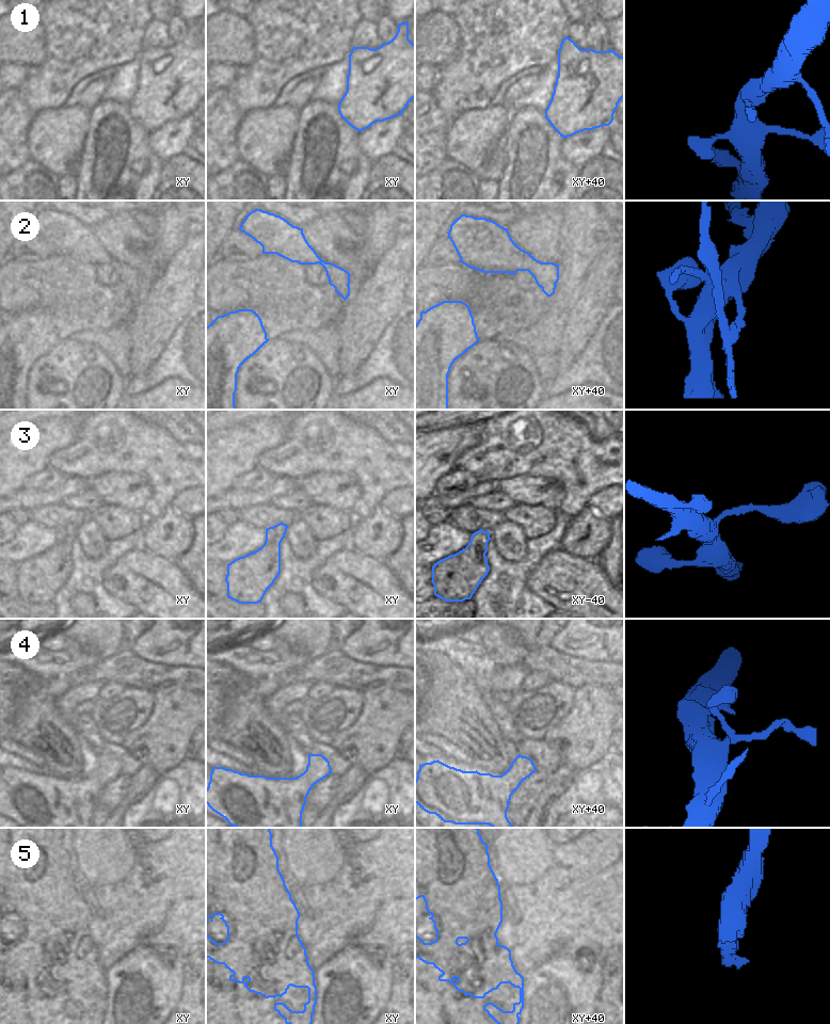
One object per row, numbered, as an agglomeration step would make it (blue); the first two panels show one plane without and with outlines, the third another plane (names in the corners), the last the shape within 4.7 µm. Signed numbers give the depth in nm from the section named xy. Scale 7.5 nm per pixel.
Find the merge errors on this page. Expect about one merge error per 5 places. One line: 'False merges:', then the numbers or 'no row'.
False merges: 2

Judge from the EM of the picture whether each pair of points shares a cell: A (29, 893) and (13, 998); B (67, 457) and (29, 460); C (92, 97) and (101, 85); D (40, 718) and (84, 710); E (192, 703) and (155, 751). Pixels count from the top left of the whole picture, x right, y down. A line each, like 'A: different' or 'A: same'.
A: same
B: different
C: same
D: different
E: same

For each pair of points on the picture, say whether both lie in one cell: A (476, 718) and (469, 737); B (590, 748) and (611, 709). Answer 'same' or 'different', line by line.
A: same
B: same

